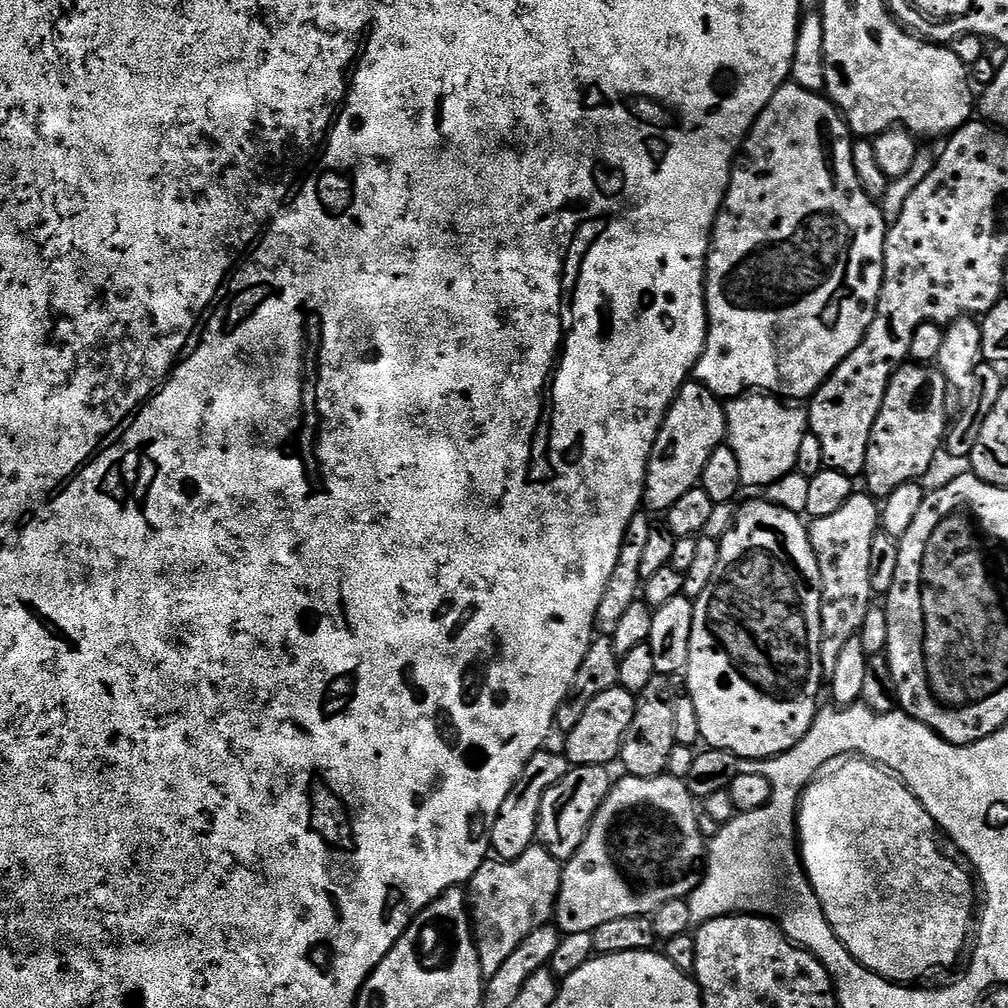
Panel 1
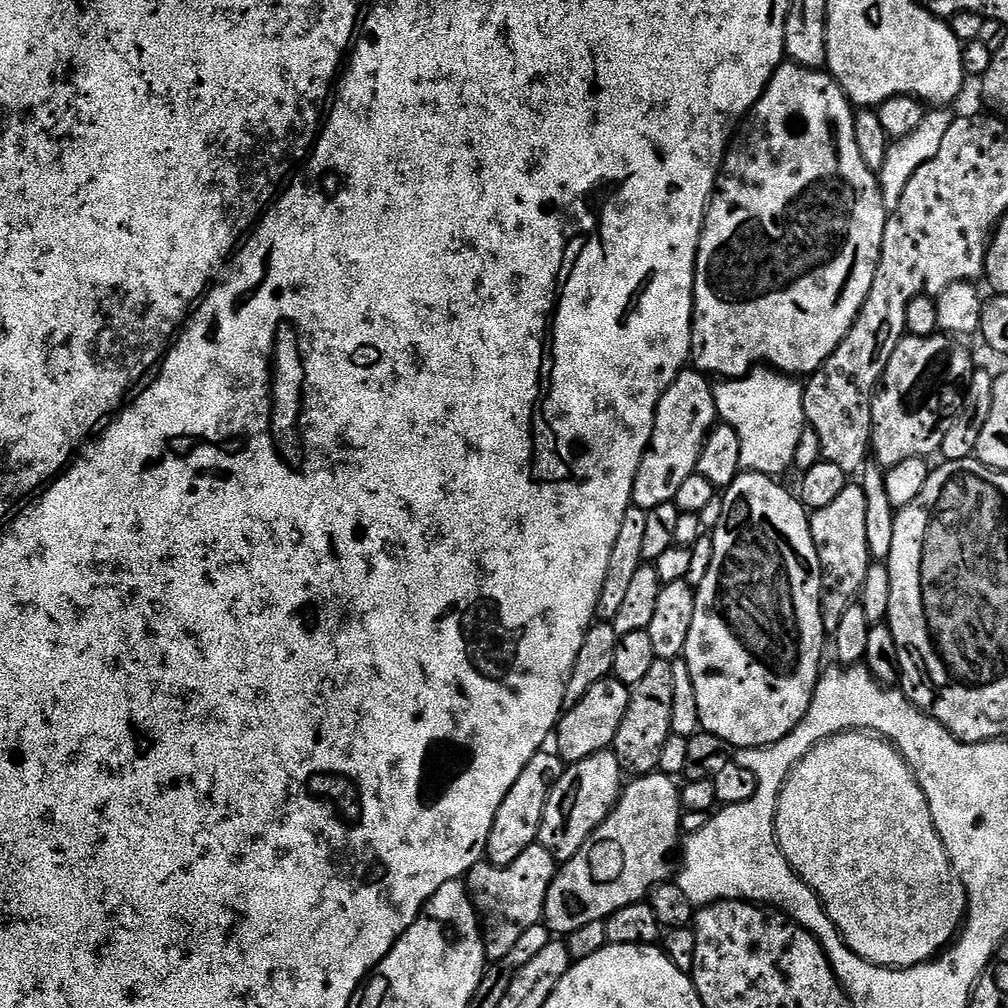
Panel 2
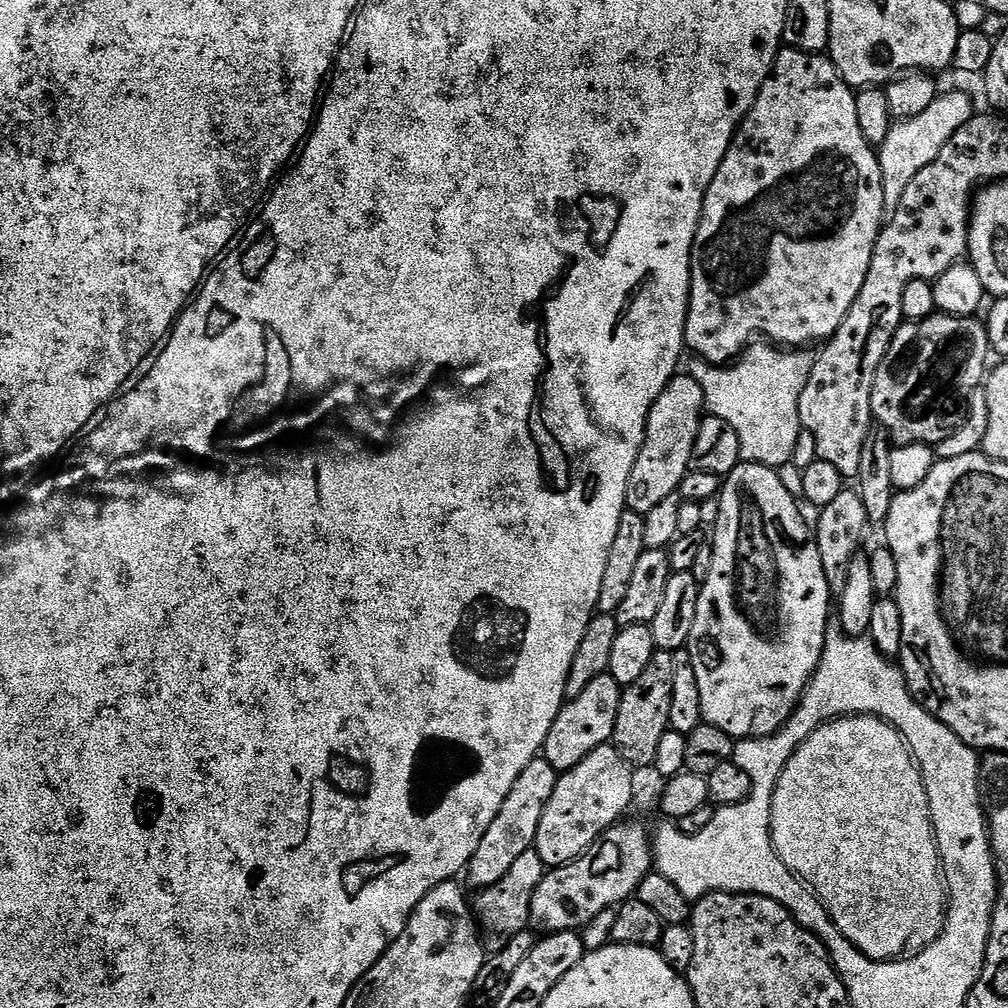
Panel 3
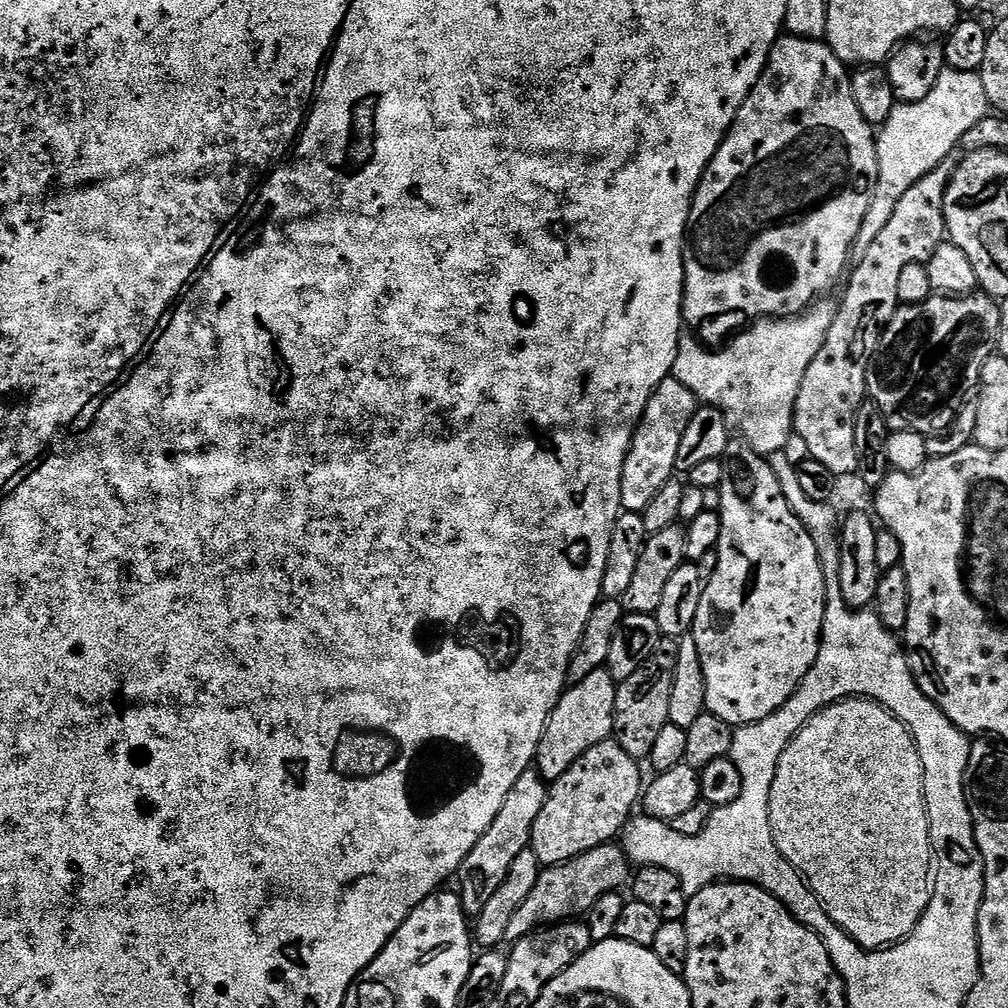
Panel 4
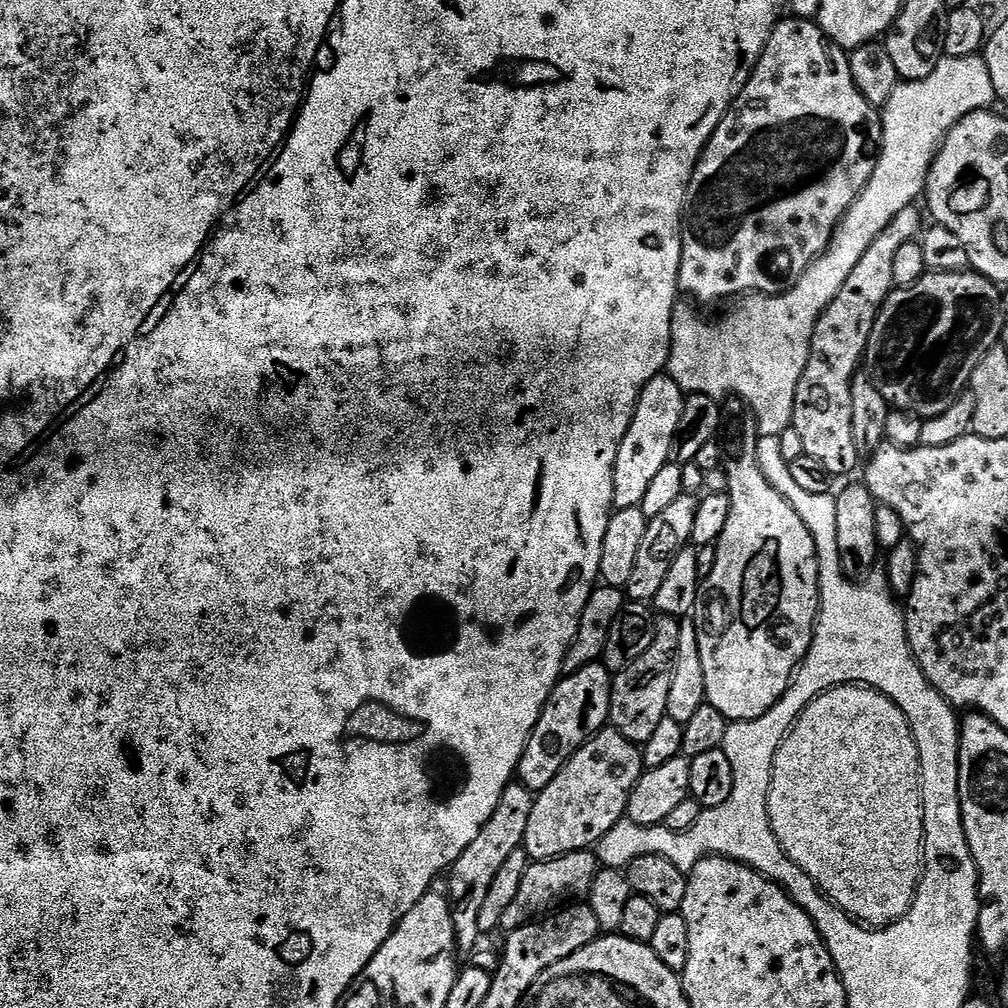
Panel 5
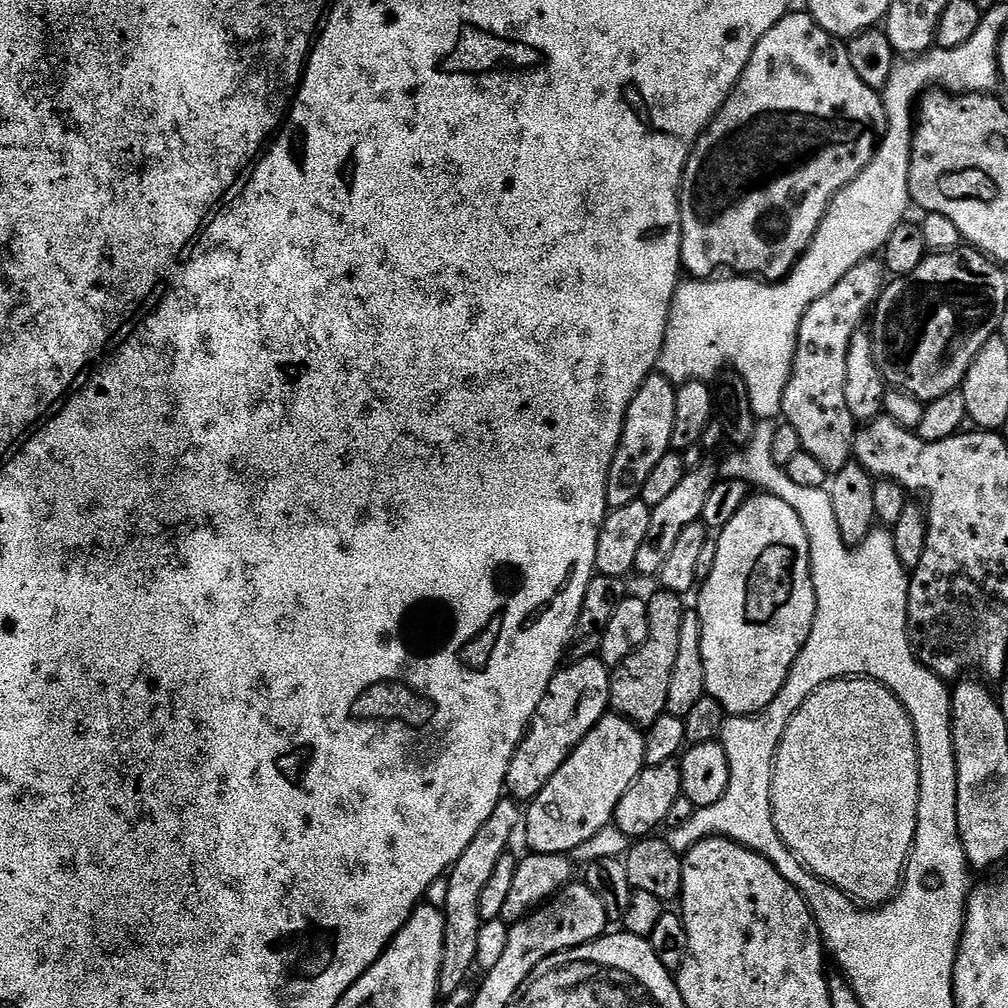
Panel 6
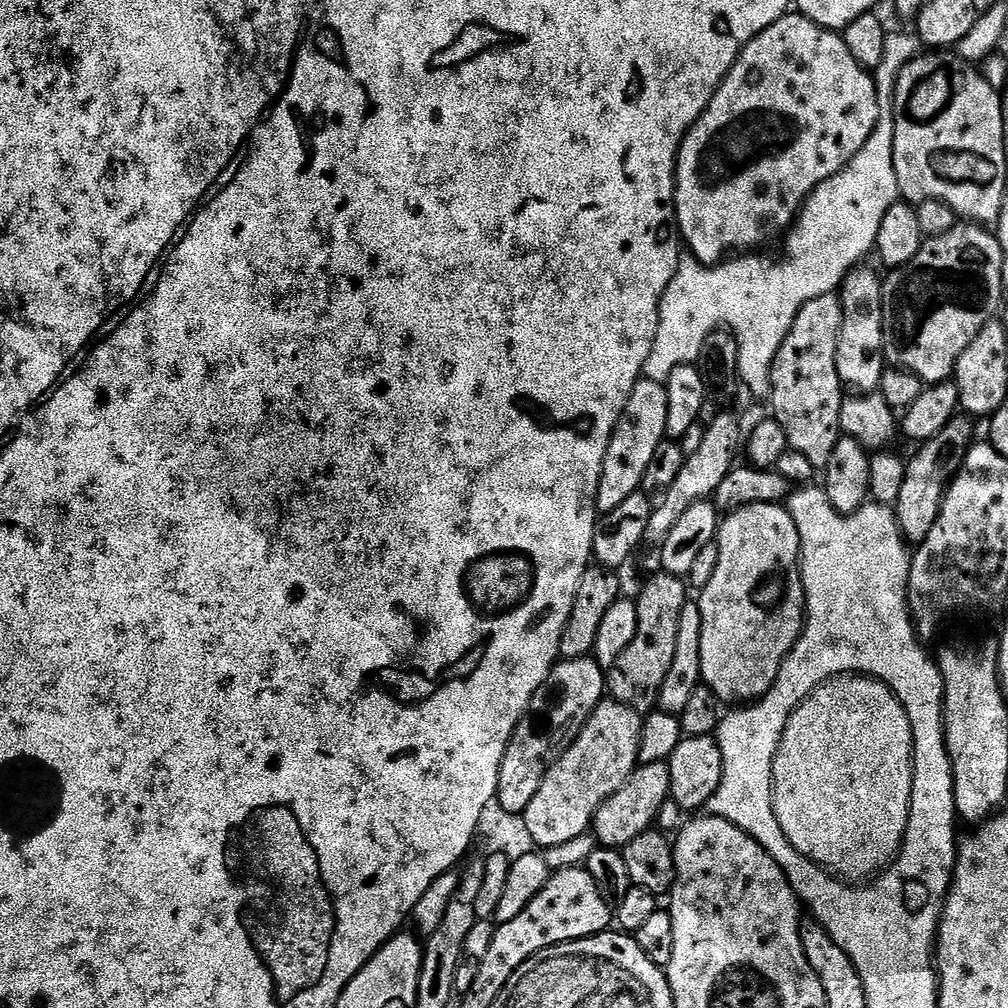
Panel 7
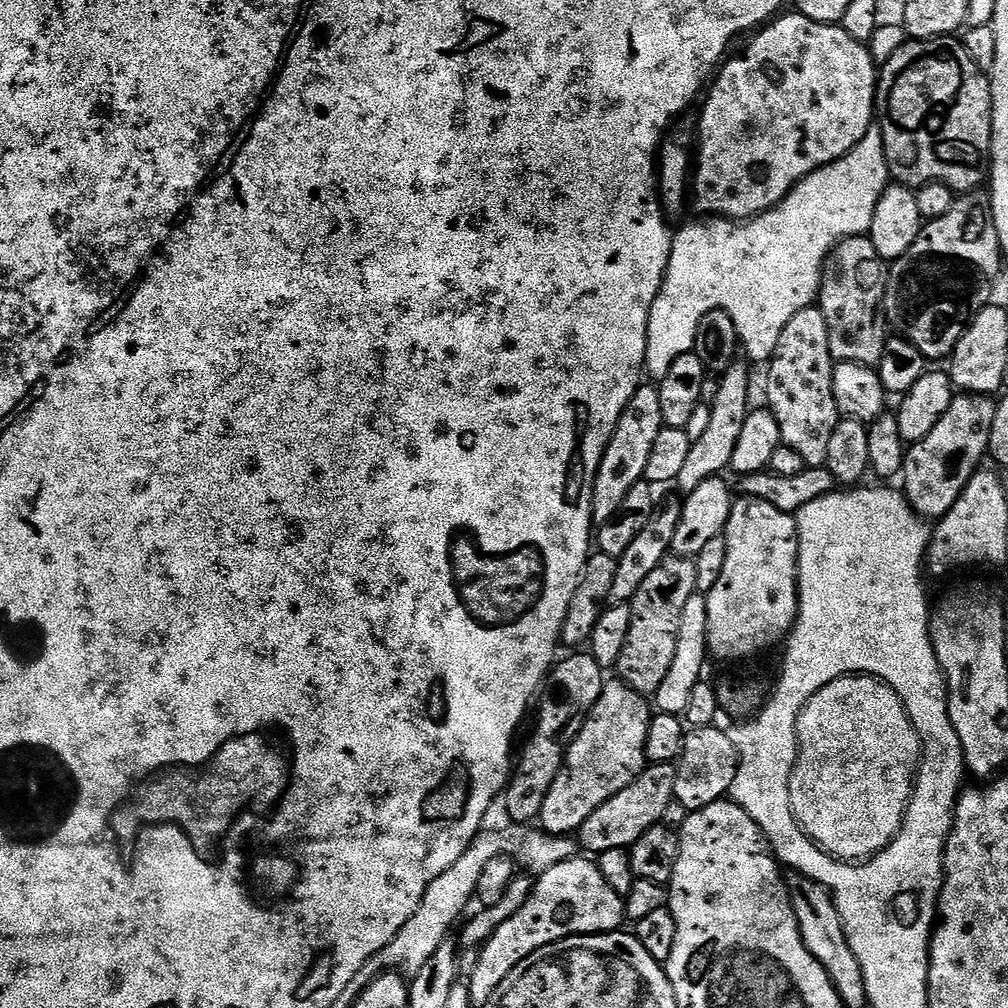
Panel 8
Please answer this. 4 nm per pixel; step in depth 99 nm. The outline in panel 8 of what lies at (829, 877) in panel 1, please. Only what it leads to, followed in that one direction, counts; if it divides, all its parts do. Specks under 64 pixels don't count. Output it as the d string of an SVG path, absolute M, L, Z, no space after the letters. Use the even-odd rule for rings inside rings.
M841 676L810 697L796 727L798 751L790 774L792 813L800 829L837 860L863 862L877 856L898 834L922 759L919 727L891 686L874 676Z

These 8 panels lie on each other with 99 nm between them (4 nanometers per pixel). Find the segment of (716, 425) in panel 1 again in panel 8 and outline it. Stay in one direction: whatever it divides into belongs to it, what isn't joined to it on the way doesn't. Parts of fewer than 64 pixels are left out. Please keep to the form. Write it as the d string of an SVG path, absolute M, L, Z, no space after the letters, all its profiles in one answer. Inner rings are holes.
M652 382L641 383L636 389L634 398L626 406L616 432L606 446L602 462L598 466L598 474L592 487L592 518L597 525L612 521L618 506L622 506L622 498L630 494L630 486L644 479L646 461L650 459L650 449L654 446L654 438L658 438L663 428L664 419L659 387Z

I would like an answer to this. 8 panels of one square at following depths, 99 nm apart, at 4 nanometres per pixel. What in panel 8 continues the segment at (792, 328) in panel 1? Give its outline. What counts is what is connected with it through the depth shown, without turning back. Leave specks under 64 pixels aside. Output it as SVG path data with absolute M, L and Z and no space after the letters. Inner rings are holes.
M799 14L784 15L777 15L771 23L761 27L751 37L753 40L749 42L748 49L741 56L733 55L717 71L703 97L705 100L704 109L700 112L700 145L694 148L694 175L690 181L690 200L693 205L696 203L697 210L705 217L750 220L753 216L761 216L762 213L769 212L788 197L792 187L799 180L806 179L812 172L827 169L828 165L845 156L854 146L858 146L858 142L862 142L862 138L868 133L868 129L873 127L878 65L872 56L871 47L863 40L850 38L850 34L846 34L846 30L839 24L814 22Z

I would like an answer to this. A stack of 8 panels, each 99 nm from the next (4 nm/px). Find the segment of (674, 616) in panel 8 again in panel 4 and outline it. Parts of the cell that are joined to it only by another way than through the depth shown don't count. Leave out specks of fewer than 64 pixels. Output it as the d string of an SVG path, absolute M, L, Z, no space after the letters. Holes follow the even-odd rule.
M672 638L661 639L659 646L630 674L630 678L619 681L616 685L614 702L614 739L622 750L633 760L640 762L654 750L654 741L668 724L670 718L670 693L674 690L674 666L676 665L677 641Z

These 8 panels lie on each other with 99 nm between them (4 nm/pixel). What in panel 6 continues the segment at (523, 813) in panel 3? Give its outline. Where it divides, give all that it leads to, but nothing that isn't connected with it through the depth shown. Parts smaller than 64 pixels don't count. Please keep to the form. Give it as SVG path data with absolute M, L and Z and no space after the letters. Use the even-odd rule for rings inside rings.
M501 798L498 806L494 806L494 814L482 822L478 834L462 850L462 854L447 873L448 889L446 902L442 906L444 913L444 949L442 950L442 966L438 974L439 995L446 997L454 990L465 987L468 975L472 972L472 963L480 952L480 899L486 882L490 882L490 874L494 874L494 866L498 866L498 858L509 851L508 843L512 835L518 832L522 824L522 808L511 798Z

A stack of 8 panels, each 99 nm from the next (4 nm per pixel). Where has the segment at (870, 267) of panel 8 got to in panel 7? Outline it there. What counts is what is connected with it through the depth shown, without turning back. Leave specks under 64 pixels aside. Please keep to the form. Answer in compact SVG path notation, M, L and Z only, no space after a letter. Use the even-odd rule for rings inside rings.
M864 267L853 268L838 292L840 305L844 311L838 338L838 374L841 381L856 394L875 393L880 387L886 367L882 298L880 297L882 276L874 269Z

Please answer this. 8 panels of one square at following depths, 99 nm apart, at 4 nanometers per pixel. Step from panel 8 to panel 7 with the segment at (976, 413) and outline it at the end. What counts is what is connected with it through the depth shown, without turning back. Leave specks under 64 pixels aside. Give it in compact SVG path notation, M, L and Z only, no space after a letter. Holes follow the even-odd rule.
M968 418L951 420L942 434L923 441L917 447L920 449L917 450L916 457L907 461L906 479L902 481L902 494L898 496L894 511L900 532L909 545L919 546L926 538L930 538L930 530L934 530L934 522L938 522L948 486L960 471L966 454L974 443L971 423L973 421Z

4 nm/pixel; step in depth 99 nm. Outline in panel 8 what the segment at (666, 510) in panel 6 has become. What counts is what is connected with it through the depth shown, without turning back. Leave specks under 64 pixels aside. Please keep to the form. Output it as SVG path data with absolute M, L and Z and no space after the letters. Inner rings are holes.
M737 362L730 365L719 377L718 398L715 399L710 408L710 422L703 432L702 438L692 442L690 454L682 466L682 474L678 481L681 493L693 492L706 478L714 478L727 473L732 466L734 458L734 445L742 434L742 426L746 422L750 411L748 405L748 368L744 362Z

